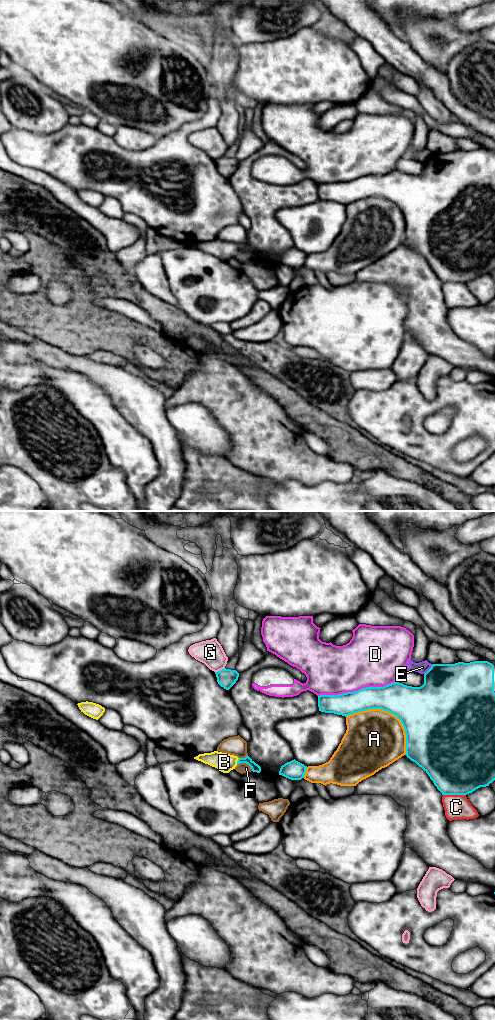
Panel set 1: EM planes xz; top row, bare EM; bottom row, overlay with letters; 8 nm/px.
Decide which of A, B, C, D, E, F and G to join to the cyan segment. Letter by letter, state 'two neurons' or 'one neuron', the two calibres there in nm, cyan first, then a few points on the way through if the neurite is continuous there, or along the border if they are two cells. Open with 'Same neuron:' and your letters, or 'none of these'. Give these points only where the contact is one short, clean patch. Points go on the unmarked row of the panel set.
Same neuron: B
A: two neurons; 360 nm thick on the cyan side, 480 nm on the other
B: one neuron; 70 nm thick on the cyan side, 150 nm on the other; runs through xz (255, 255), (248, 248), (237, 249), (224, 250)
C: two neurons; 500 nm thick on the cyan side, 190 nm on the other
D: two neurons; 200 nm thick on the cyan side, 400 nm on the other
E: two neurons; 460 nm thick on the cyan side, 100 nm on the other
F: two neurons; 70 nm thick on the cyan side, 80 nm on the other
G: two neurons; 160 nm thick on the cyan side, 200 nm on the other

